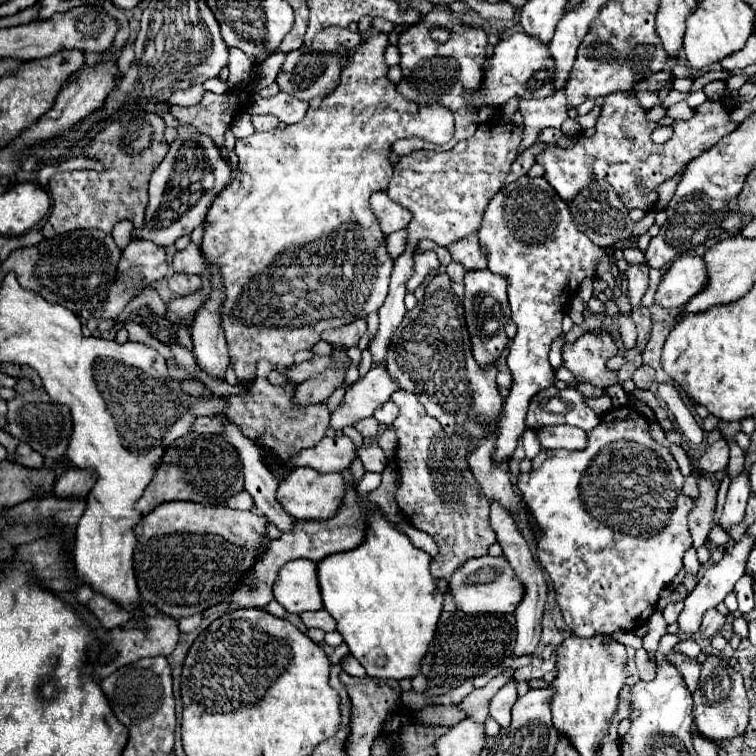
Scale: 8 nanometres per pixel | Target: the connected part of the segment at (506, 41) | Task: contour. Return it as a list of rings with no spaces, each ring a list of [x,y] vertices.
[[[514,33],[510,37],[504,37],[494,47],[492,57],[488,59],[486,73],[482,79],[482,85],[478,91],[466,93],[466,107],[480,111],[482,107],[504,107],[508,99],[514,95],[520,99],[540,99],[552,95],[552,77],[554,75],[554,61],[548,53],[548,47],[542,45],[536,37],[530,37],[526,33]]]

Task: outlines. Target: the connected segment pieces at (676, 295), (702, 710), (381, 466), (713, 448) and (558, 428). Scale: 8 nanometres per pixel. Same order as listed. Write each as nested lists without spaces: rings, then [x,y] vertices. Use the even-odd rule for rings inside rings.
[[[678,257],[664,273],[656,303],[662,307],[684,307],[690,297],[696,297],[706,287],[706,265],[702,257]]]
[[[710,655],[702,663],[702,677],[694,695],[694,727],[702,731],[702,737],[710,737],[710,741],[724,741],[744,733],[748,725],[748,695],[742,683],[742,675],[728,665],[724,659]]]
[[[376,441],[370,443],[370,445],[362,445],[358,449],[358,457],[360,457],[364,469],[374,471],[374,473],[382,473],[386,468],[386,461],[388,461],[384,451],[380,449],[380,445]]]
[[[724,439],[710,445],[706,453],[698,459],[698,471],[708,473],[708,475],[724,471],[726,465],[728,465],[728,443]]]
[[[552,425],[538,431],[544,449],[586,449],[586,431],[572,425]]]

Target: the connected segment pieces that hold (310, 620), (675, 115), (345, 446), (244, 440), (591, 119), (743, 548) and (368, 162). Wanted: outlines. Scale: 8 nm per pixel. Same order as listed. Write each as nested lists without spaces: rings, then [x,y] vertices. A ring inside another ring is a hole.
[[[326,609],[320,611],[306,611],[300,615],[302,623],[310,629],[310,627],[318,627],[322,631],[334,631],[336,629],[336,621],[334,617],[330,617],[330,613]]]
[[[680,101],[680,103],[676,103],[676,105],[672,105],[672,107],[666,109],[666,115],[672,117],[672,119],[678,119],[678,121],[688,120],[690,117],[693,117],[694,114],[695,110],[688,107],[686,101]]]
[[[336,435],[334,439],[324,437],[314,449],[300,451],[292,463],[294,467],[308,465],[322,473],[336,473],[350,469],[352,461],[356,457],[356,447],[346,435]]]
[[[226,421],[224,433],[226,433],[224,439],[230,441],[240,453],[240,459],[244,463],[244,477],[246,477],[244,489],[252,495],[256,511],[266,515],[280,531],[286,533],[286,529],[294,527],[296,519],[290,519],[288,513],[282,509],[282,505],[276,499],[276,489],[278,489],[280,481],[272,475],[272,471],[262,461],[262,455],[260,455],[260,449],[256,447],[256,443],[252,443],[248,437],[244,437],[242,431],[236,429],[236,425]]]
[[[595,106],[587,115],[577,116],[577,120],[582,129],[585,128],[594,128],[597,122],[597,119],[600,115],[601,108]]]
[[[746,533],[740,541],[734,543],[734,547],[730,547],[730,549],[724,553],[724,557],[722,557],[718,563],[712,563],[712,565],[706,569],[706,573],[702,575],[702,579],[698,581],[698,585],[694,587],[694,591],[692,591],[692,593],[686,597],[686,601],[684,601],[684,611],[682,611],[680,617],[678,617],[680,631],[684,631],[684,633],[688,633],[688,635],[696,633],[696,631],[700,629],[704,611],[708,611],[708,609],[712,609],[712,607],[716,607],[718,603],[724,601],[724,597],[734,589],[736,581],[744,575],[744,571],[746,571],[746,561],[748,561],[748,555],[750,555],[752,547],[754,547],[754,537],[748,537],[748,533]]]
[[[372,33],[366,37],[366,41],[354,49],[352,59],[348,59],[342,67],[342,81],[338,85],[338,89],[334,89],[334,93],[328,93],[326,97],[318,97],[314,101],[310,101],[308,113],[300,123],[294,123],[286,129],[272,129],[266,133],[254,133],[246,139],[238,139],[236,141],[236,155],[238,155],[238,169],[236,169],[236,177],[230,185],[226,185],[226,189],[222,189],[222,193],[214,199],[208,215],[206,215],[206,233],[204,233],[204,241],[200,245],[202,255],[204,255],[204,273],[202,273],[202,289],[194,295],[186,295],[186,297],[178,297],[174,301],[168,303],[168,309],[172,313],[172,317],[176,321],[182,323],[190,323],[190,315],[194,315],[198,311],[198,307],[202,305],[202,301],[206,299],[206,295],[210,293],[210,281],[208,281],[208,271],[212,265],[218,265],[224,285],[226,285],[226,301],[222,307],[222,327],[226,331],[226,341],[228,341],[228,349],[230,349],[230,357],[234,359],[234,371],[236,377],[240,381],[248,381],[256,375],[256,363],[258,359],[268,359],[274,365],[284,365],[290,367],[294,361],[294,355],[302,349],[312,349],[314,343],[318,343],[320,335],[324,329],[328,327],[338,327],[338,325],[348,325],[356,319],[364,319],[368,313],[378,311],[380,305],[384,303],[386,295],[388,295],[388,285],[390,285],[390,273],[394,267],[394,259],[388,255],[386,249],[386,237],[378,225],[378,219],[374,217],[374,211],[370,209],[370,195],[374,191],[380,189],[388,189],[390,177],[392,177],[392,163],[388,159],[390,153],[390,145],[396,139],[402,137],[420,137],[426,141],[434,141],[434,143],[448,143],[454,135],[454,117],[452,113],[444,107],[444,105],[418,105],[414,101],[406,101],[398,91],[396,85],[392,81],[388,81],[386,73],[388,73],[388,65],[384,61],[384,51],[388,47],[388,35],[386,33]],[[286,247],[296,247],[296,259],[292,263],[284,261],[282,255],[286,251]]]

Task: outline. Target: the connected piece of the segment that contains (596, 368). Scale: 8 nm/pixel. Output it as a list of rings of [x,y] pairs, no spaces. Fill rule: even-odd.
[[[584,333],[574,343],[564,343],[562,365],[576,377],[586,379],[594,387],[610,387],[618,383],[616,371],[606,367],[606,361],[618,353],[610,333]]]

